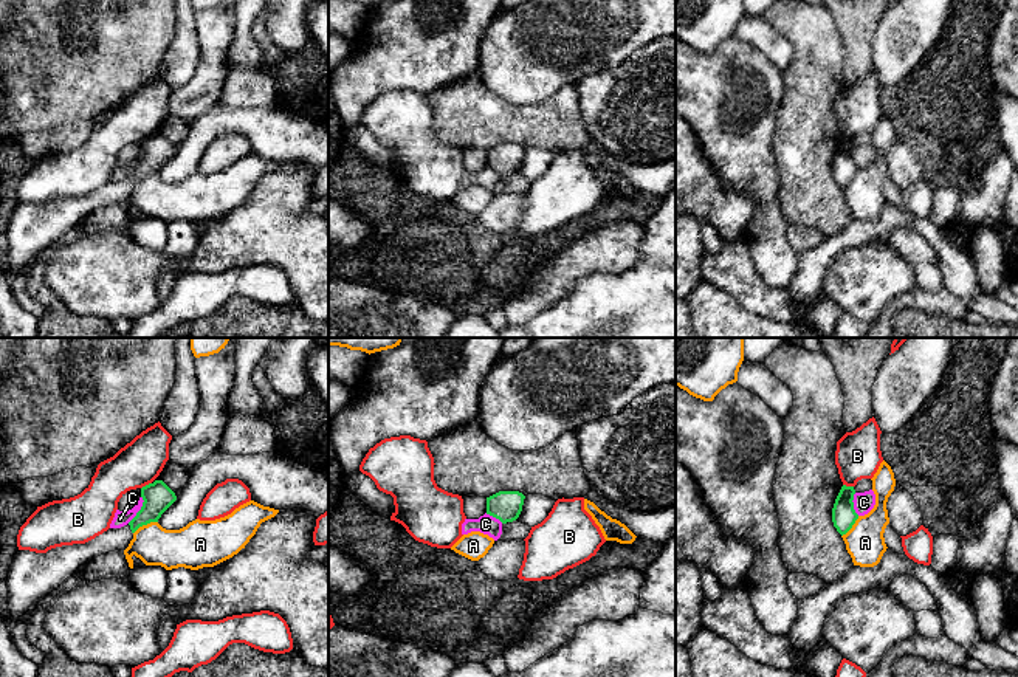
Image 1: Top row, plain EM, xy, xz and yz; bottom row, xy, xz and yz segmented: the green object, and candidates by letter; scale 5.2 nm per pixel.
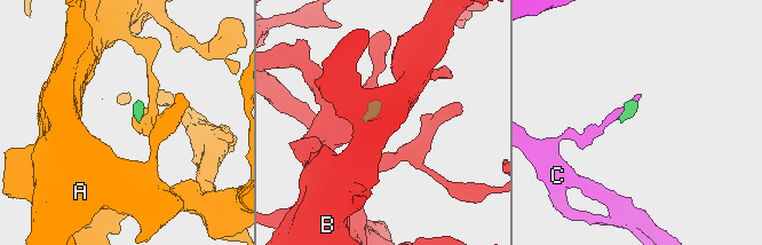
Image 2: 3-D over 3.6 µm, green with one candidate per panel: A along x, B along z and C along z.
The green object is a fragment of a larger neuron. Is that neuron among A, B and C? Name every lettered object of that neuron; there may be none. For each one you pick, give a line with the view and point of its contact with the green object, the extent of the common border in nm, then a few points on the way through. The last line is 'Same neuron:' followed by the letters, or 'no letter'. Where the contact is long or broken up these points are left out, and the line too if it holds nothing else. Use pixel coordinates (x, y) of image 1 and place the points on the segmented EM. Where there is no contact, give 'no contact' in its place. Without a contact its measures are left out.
Same neuron: no letter

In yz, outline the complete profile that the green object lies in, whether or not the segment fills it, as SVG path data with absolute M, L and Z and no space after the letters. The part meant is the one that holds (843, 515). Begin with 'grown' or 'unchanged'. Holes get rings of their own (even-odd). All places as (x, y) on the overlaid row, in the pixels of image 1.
unchanged; M843 485L832 508L832 522L841 536L846 534L858 519L852 502L854 494L854 486Z

